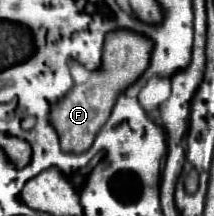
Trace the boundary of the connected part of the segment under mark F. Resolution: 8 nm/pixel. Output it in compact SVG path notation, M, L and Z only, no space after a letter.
M114 31L114 33L106 35L102 67L98 71L92 71L90 79L86 83L74 85L50 109L50 125L56 129L56 133L60 137L62 151L84 153L92 145L96 133L102 129L102 125L110 117L110 111L114 107L116 97L130 83L134 83L144 73L144 69L148 67L150 51L152 51L152 41L142 37L142 35L138 35L138 33Z

